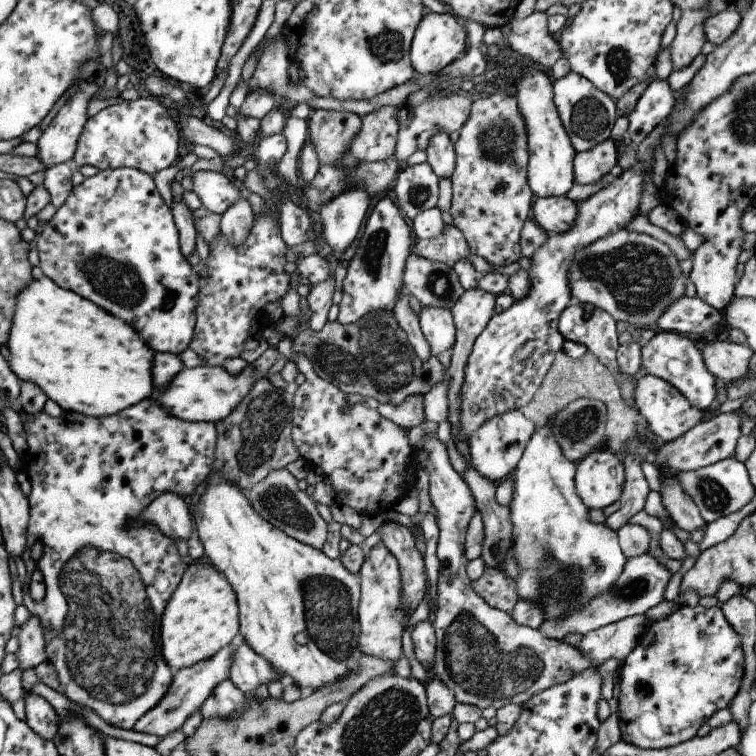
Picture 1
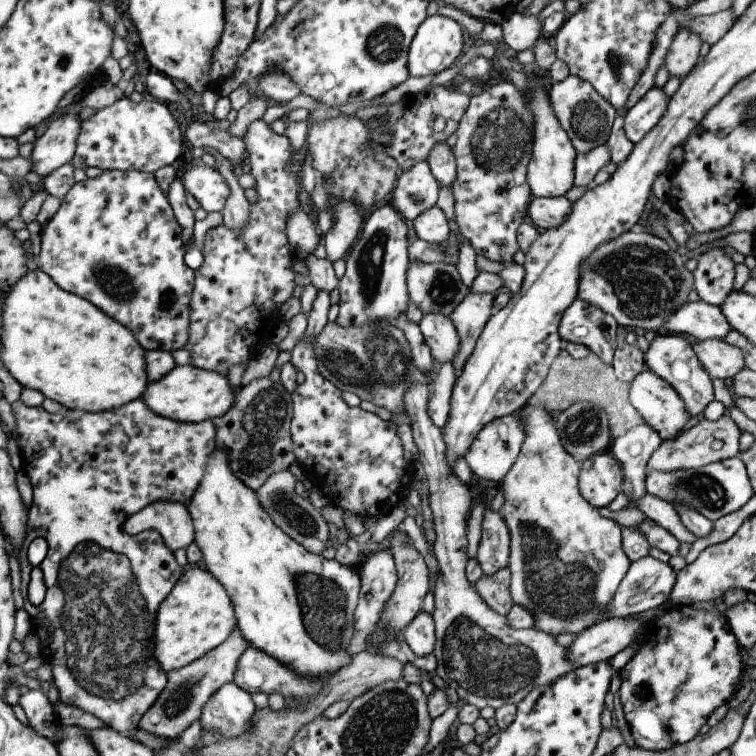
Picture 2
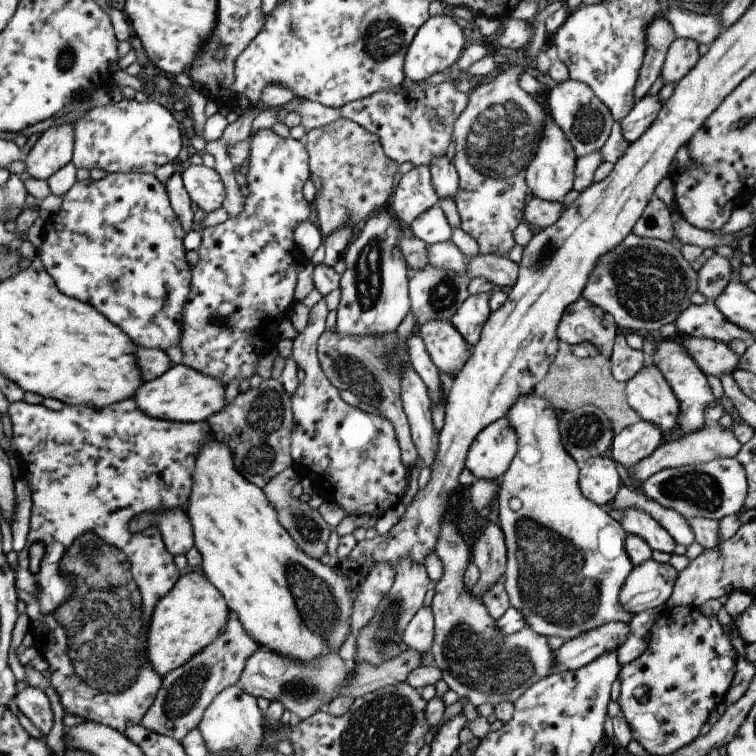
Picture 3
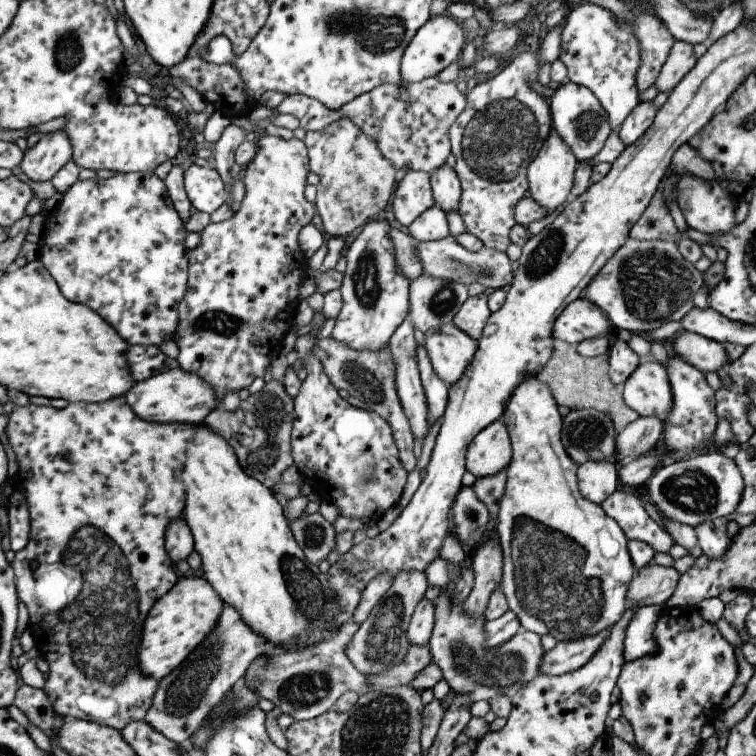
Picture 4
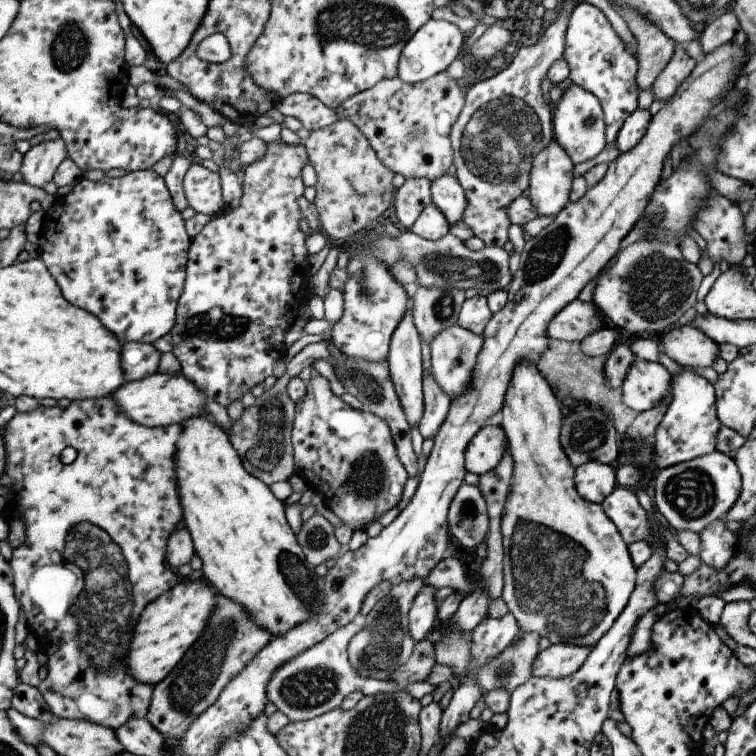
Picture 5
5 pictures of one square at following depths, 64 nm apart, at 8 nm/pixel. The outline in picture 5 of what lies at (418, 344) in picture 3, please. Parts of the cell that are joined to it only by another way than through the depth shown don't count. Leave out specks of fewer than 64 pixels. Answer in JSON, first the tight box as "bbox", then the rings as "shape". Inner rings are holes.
{"bbox":[419,370,450,440],"shape":[[[427,370],[421,374],[423,413],[419,420],[419,433],[423,440],[431,438],[434,440],[437,430],[441,428],[441,422],[445,420],[449,410],[450,400],[441,392],[437,382]]]}

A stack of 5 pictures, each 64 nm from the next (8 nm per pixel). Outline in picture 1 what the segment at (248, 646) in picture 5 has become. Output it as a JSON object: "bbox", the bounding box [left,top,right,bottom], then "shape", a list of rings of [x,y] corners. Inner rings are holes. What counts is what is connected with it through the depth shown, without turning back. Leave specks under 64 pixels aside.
{"bbox":[132,641,237,739],"shape":[[[236,641],[229,642],[227,646],[223,646],[221,650],[217,650],[211,658],[201,660],[193,666],[183,668],[171,674],[171,682],[165,690],[165,694],[161,696],[161,700],[147,710],[143,716],[133,724],[132,732],[143,733],[147,736],[159,737],[160,739],[172,731],[175,731],[183,724],[185,720],[193,714],[193,712],[200,712],[201,704],[204,703],[205,698],[209,696],[209,692],[223,680],[229,678],[229,666],[231,666],[231,656],[233,650],[237,648]]]}

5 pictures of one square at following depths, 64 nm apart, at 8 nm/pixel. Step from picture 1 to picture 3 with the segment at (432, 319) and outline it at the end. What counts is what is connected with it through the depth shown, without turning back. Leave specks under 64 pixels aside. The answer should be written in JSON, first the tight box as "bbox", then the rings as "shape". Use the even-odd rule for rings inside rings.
{"bbox":[418,320,471,376],"shape":[[[429,320],[418,327],[418,336],[438,374],[455,376],[471,354],[467,340],[449,321]]]}

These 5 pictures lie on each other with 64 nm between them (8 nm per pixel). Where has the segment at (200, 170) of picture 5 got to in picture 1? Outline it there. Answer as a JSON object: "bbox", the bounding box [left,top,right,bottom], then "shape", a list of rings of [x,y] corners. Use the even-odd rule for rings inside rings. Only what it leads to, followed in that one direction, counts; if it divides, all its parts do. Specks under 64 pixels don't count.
{"bbox":[191,170,239,214],"shape":[[[201,170],[191,174],[191,192],[208,213],[223,214],[233,202],[239,200],[239,188],[230,177],[222,173]]]}

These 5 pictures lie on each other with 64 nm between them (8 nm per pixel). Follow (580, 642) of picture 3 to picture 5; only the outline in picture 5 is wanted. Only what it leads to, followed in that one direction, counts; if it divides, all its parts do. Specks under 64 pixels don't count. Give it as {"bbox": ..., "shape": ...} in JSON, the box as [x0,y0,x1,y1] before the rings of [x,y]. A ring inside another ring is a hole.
{"bbox":[529,644,592,678],"shape":[[[555,644],[549,646],[533,658],[529,668],[531,677],[563,678],[576,672],[585,658],[589,655],[592,646],[573,646],[571,644]]]}

